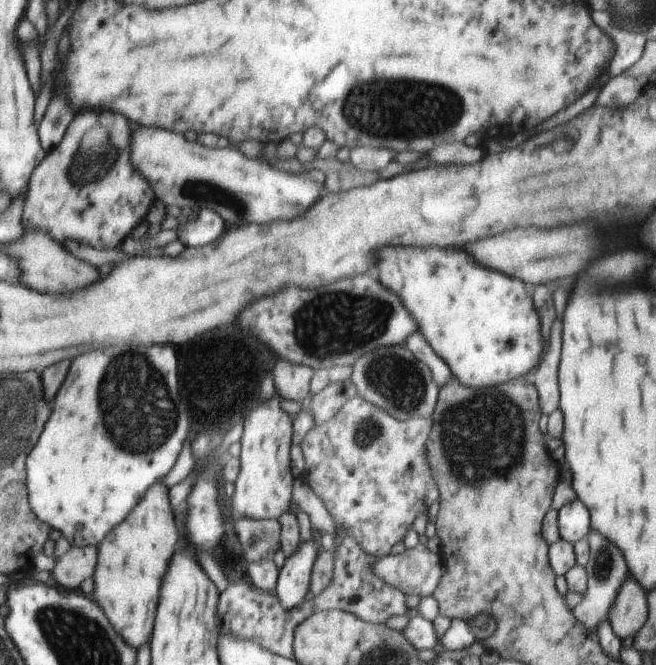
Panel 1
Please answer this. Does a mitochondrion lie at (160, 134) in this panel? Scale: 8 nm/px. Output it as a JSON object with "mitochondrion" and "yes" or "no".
{"mitochondrion":"no"}

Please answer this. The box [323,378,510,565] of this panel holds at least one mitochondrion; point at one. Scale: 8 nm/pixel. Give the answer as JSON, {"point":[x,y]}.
{"point":[367,431]}

